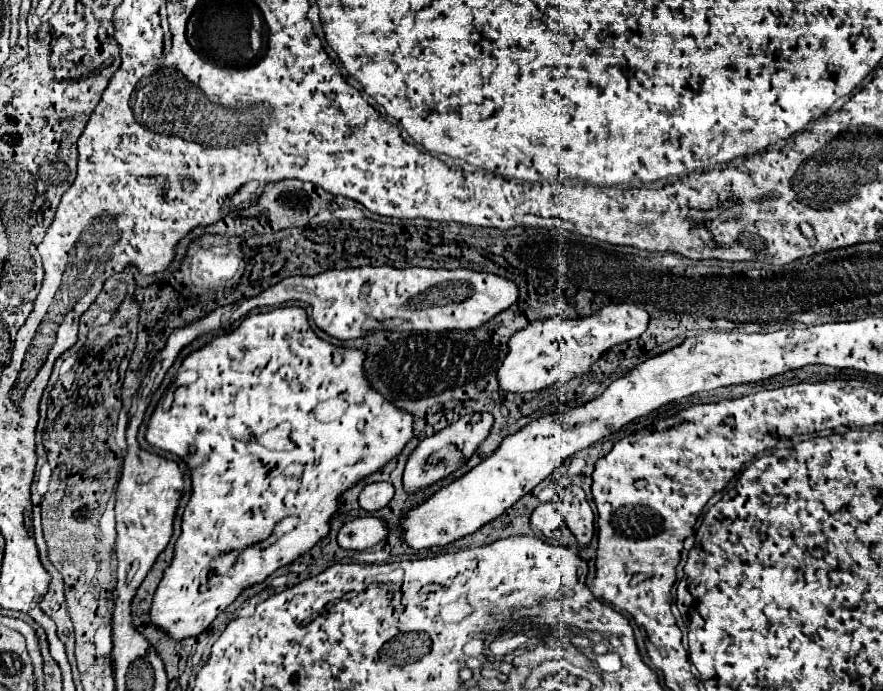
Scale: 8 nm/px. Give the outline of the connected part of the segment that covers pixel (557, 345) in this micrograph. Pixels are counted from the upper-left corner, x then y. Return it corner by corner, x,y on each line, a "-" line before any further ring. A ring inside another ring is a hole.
611,304
583,320
549,318
535,322
509,340
509,354
499,368
499,384
507,392
535,392
559,380
571,380
585,374
611,346
639,338
647,322
649,314
635,304

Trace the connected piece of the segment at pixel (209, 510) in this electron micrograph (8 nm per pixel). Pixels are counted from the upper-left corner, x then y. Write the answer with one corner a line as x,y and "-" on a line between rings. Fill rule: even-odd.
285,306
285,308
275,308
271,312
259,312
259,314
251,314
247,318
241,320
241,324
231,330
231,332
225,332
225,334
215,334
213,340
209,344
205,344
203,348
191,352
179,366
179,370
189,370
189,368
195,368
197,370
197,380
193,384
187,384
187,386
179,386
175,388
175,394
173,394
173,406
165,412
161,408
155,408
153,414
151,414
151,420
147,424
147,432
145,432
145,440
151,444
151,446
157,446
161,450
167,450
175,456
179,456
181,460
185,460
185,464
189,466
191,470
191,500
187,502
185,506
185,512
183,512
183,524
181,524
181,536
179,540
175,542
175,554
173,554
173,560
171,564
163,570
163,578
153,594
153,602
151,602
151,610
149,610
149,622
153,626
157,626
161,632
165,632
171,640
185,640
185,638
191,638
191,636
197,636
201,634
203,630
207,630
207,626
215,620
215,616
225,610
245,588
257,584
257,582
263,582
269,574
273,574
277,568
281,566
287,566
291,564
293,560
297,560
299,556
303,556
305,552
309,552
323,536
329,534
329,520
331,516
339,510
339,498
343,492
347,492
349,488
353,488
357,482
361,482
363,478
375,474
379,468
383,468
385,464
389,464
403,448
405,444
413,438
413,414
407,412
407,410
401,410
397,408
393,402
389,402
381,392
377,392
369,380
367,380
367,372
363,368
363,362
365,362
367,354
363,350
357,350
357,348
343,348
343,346
333,346
325,340
321,340
309,326
309,320
307,320
307,312
299,306
-
329,398
337,398
337,400
345,400
347,402
347,410
335,418
335,420
329,420
329,422
321,422
315,418
315,406
319,402
325,402
-
283,422
289,422
291,424
291,441
294,444
292,450
271,450
263,448
259,444
259,436
262,436
267,431
277,427
-
293,462
299,462
299,464
305,464
303,472
297,476
289,470
289,466
-
297,514
299,516
299,524
283,534
277,544
269,544
269,546
261,546
273,532
275,524
285,518
285,516
293,516
-
227,552
237,552
237,560
235,564
231,566
231,570
227,574
217,574
213,568
211,568
211,562
215,556
219,554
227,554
-
203,572
207,572
207,582
205,586
201,588
199,592
199,586
201,586
201,576

